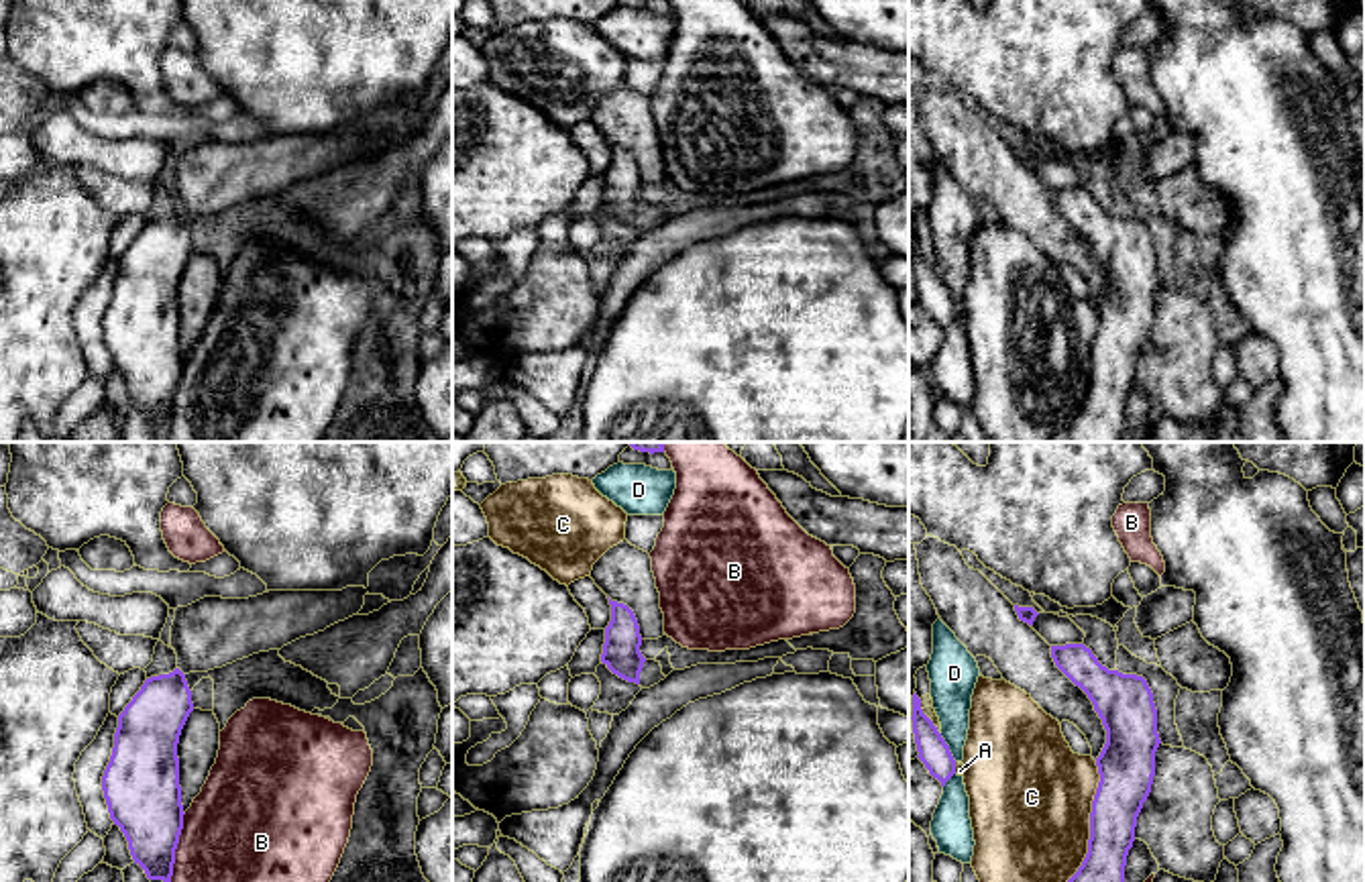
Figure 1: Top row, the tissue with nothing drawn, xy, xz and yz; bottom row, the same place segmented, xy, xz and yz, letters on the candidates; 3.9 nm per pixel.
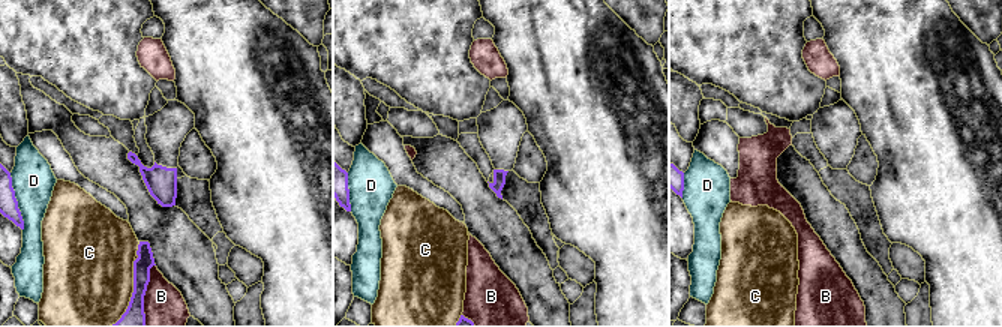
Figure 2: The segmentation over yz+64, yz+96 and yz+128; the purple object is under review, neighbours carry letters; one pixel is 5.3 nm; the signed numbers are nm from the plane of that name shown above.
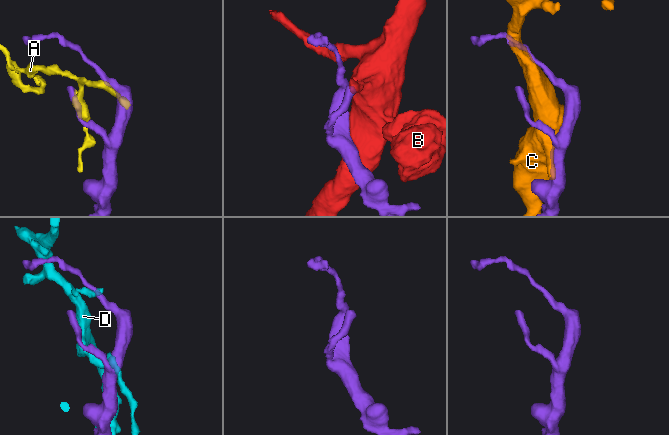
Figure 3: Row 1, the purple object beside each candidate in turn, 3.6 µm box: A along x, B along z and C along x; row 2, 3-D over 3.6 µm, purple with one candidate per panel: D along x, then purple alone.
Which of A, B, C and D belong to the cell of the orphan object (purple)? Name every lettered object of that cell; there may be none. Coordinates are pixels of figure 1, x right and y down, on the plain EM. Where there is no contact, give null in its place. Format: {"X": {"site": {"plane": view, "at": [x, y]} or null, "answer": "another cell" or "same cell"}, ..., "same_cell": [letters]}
{"A": {"site": {"plane": "yz", "at": [927, 261]}, "answer": "another cell"}, "B": {"site": {"plane": "xy", "at": [176, 392]}, "answer": "another cell"}, "C": {"site": {"plane": "yz", "at": [1090, 375]}, "answer": "another cell"}, "D": {"site": {"plane": "yz", "at": [948, 292]}, "answer": "another cell"}, "same_cell": []}

